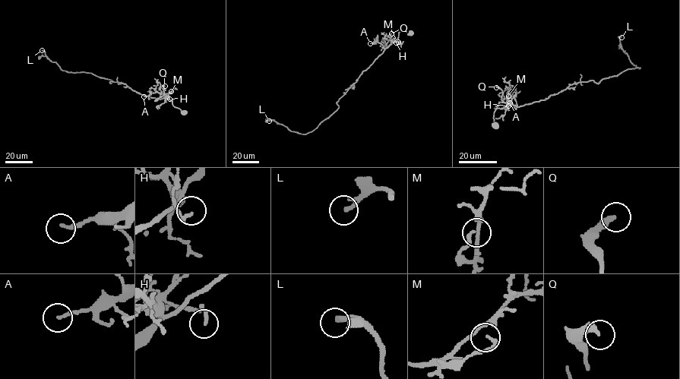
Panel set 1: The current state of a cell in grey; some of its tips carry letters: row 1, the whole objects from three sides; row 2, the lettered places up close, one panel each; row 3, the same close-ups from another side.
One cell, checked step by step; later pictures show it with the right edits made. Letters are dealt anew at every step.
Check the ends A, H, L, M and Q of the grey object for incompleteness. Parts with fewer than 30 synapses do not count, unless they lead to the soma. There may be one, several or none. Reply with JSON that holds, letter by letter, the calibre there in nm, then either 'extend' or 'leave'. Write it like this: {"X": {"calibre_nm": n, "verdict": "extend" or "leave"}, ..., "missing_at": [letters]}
{"A": {"calibre_nm": 160, "verdict": "leave"}, "H": {"calibre_nm": 140, "verdict": "leave"}, "L": {"calibre_nm": 200, "verdict": "extend"}, "M": {"calibre_nm": 140, "verdict": "leave"}, "Q": {"calibre_nm": 360, "verdict": "leave"}, "missing_at": ["L"]}

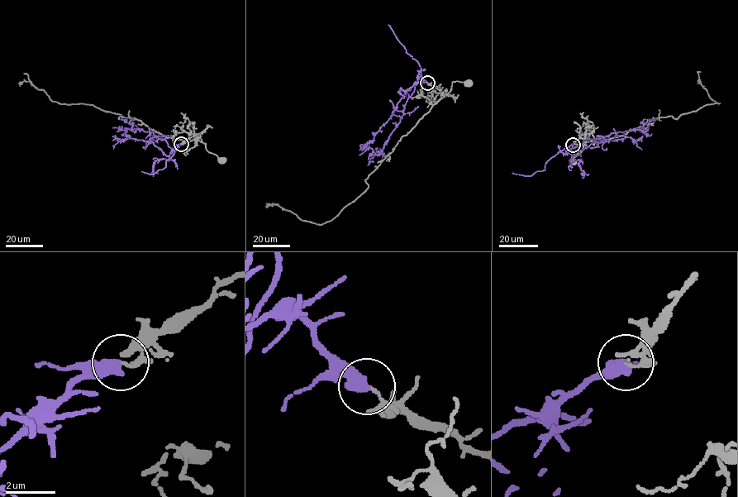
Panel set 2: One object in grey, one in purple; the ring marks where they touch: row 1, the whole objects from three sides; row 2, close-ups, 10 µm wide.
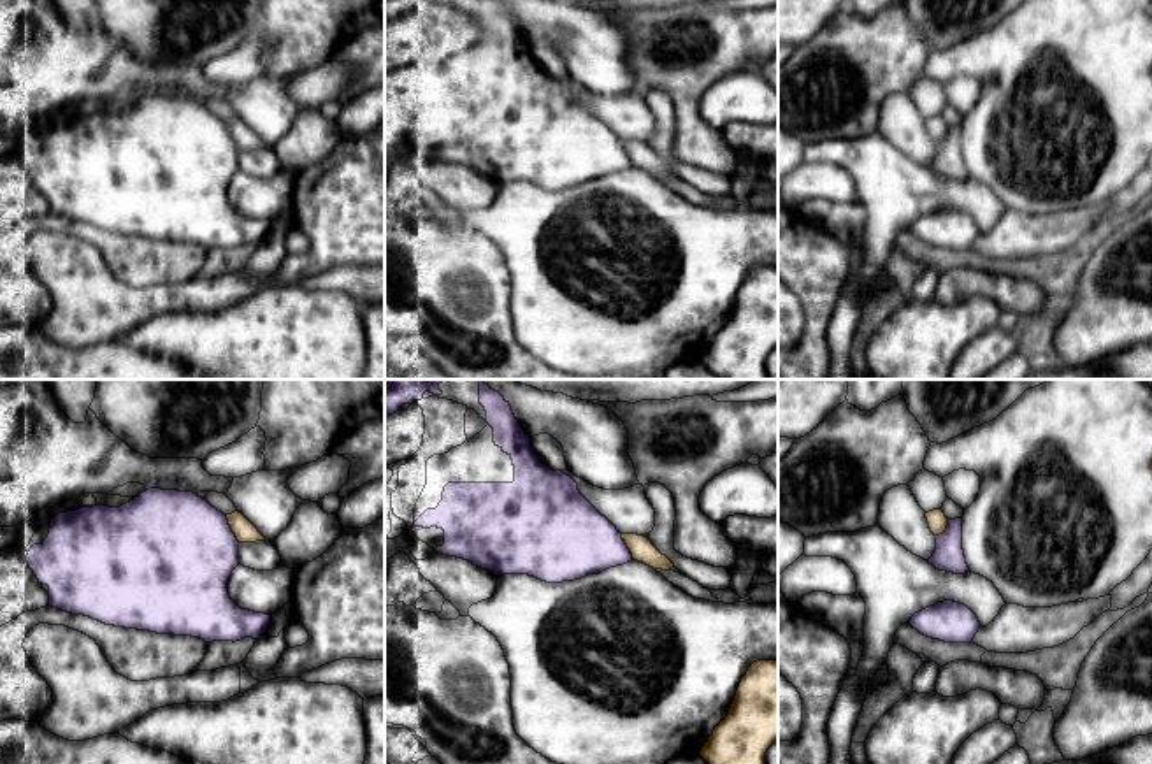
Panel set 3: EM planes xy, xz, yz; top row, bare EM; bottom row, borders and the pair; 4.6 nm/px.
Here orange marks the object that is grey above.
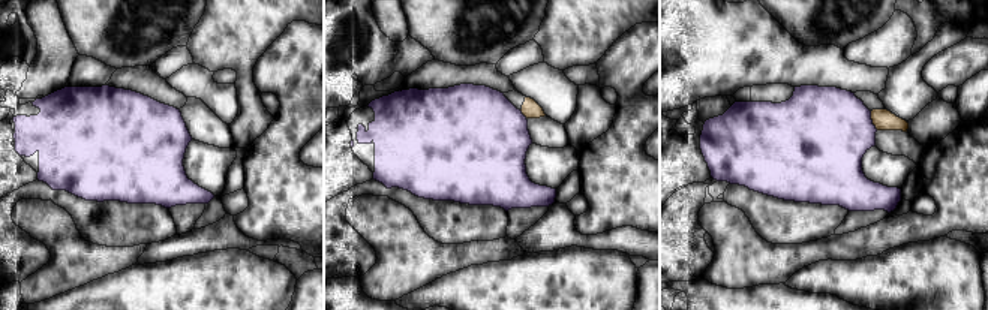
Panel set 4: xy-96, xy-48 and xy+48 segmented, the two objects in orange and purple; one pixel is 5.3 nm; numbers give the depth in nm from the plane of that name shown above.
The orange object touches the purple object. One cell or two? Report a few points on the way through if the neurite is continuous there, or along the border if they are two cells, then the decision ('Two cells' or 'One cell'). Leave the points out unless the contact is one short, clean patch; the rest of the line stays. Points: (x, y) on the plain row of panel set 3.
Boundary: xy (225, 122), (239, 150). Two cells

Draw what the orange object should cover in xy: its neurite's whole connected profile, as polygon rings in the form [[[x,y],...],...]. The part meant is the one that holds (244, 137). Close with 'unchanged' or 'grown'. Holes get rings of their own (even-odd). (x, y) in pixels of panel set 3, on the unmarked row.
[[[242,119],[227,121],[227,126],[239,149],[267,148]]]; unchanged

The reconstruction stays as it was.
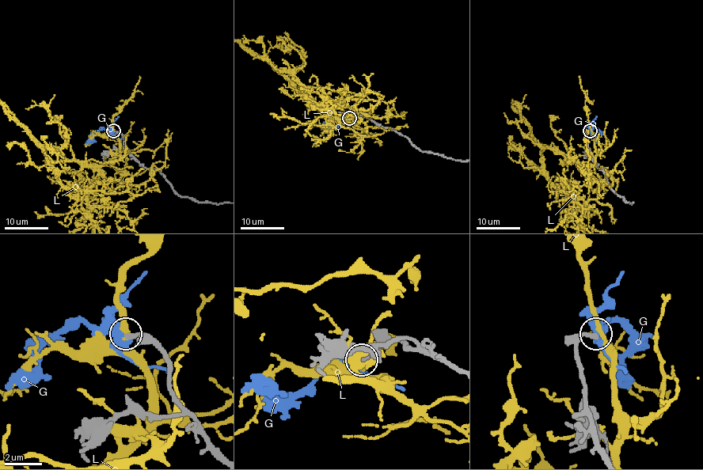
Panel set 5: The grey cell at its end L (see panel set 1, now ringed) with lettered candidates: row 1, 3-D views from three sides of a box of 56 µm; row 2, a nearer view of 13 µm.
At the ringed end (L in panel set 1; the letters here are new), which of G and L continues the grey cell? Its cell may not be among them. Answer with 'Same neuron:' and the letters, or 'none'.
Same neuron: G

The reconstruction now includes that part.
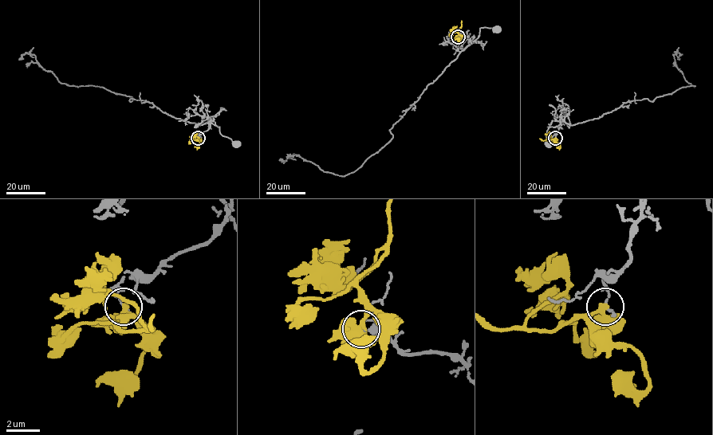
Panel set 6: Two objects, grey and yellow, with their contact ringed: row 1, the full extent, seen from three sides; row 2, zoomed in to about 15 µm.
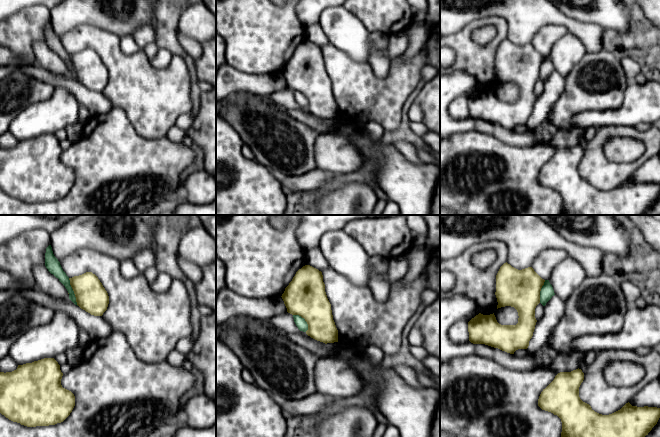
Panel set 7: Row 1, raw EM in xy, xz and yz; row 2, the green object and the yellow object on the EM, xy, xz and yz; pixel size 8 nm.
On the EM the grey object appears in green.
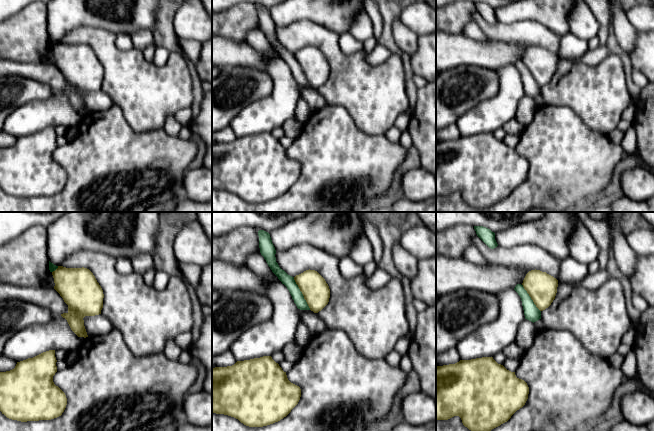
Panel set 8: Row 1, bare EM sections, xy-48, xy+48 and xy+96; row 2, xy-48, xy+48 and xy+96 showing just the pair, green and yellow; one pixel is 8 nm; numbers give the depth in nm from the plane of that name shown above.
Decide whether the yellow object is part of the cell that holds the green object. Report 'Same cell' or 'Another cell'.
Another cell

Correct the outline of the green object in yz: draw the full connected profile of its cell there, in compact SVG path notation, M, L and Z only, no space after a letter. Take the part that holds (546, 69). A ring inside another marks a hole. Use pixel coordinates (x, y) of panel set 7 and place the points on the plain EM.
M545 56L540 67L540 79L545 82L546 79L555 71L552 61L549 56Z

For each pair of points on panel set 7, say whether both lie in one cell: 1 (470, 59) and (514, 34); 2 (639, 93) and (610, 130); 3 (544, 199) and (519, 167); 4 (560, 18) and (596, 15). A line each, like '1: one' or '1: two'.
1: two
2: two
3: one
4: two

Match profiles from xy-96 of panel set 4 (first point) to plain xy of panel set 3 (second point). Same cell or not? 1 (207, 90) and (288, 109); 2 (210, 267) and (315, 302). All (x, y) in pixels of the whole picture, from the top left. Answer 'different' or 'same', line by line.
1: same
2: same

